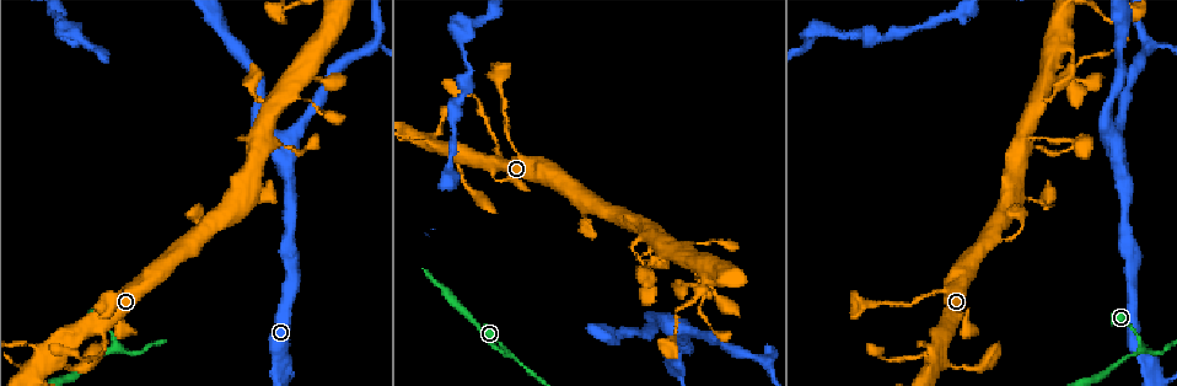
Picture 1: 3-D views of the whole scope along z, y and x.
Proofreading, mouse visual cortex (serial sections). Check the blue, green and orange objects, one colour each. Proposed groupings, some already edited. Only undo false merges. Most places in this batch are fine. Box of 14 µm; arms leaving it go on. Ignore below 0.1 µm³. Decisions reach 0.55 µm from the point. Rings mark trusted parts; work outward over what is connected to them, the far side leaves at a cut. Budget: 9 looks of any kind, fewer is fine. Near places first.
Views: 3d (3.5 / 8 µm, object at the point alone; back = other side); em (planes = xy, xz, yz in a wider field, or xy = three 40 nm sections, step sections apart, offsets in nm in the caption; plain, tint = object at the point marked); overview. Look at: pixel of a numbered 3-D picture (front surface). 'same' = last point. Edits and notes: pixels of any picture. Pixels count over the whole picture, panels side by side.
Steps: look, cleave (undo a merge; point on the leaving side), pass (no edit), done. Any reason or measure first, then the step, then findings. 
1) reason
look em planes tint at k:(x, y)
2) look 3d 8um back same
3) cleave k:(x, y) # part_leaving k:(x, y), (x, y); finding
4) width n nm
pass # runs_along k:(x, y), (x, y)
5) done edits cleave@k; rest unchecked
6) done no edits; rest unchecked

looks like a crossing
look 3d 3.5um at 1:(942, 359)

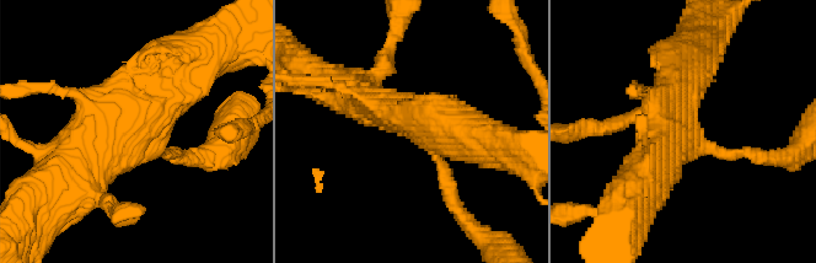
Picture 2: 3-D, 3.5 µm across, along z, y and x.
arms 4; arm_widths 150, 350, 500, 600 nm; now the EM
look em xy step 2 tint at 2:(151, 131)

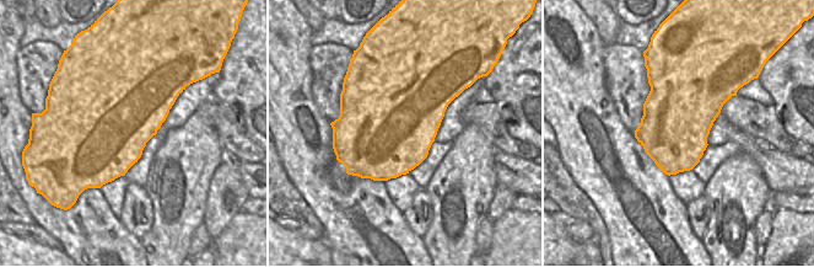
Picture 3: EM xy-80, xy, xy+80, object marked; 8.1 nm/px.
pass # runs_along 2:(202, 55), (89, 168); one cell here

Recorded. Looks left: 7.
abrupt turn
look 3d 8um at 1:(1045, 196)

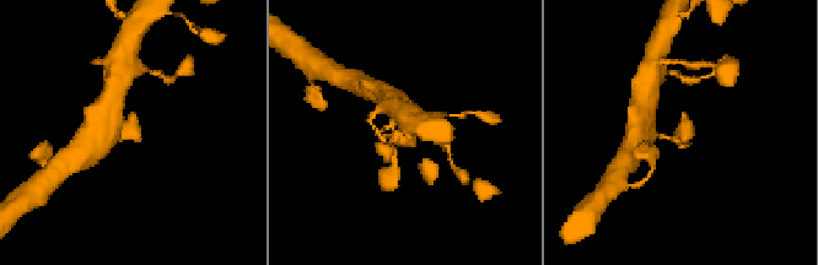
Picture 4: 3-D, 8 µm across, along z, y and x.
look em xy step 5 tint at 4:(681, 136)

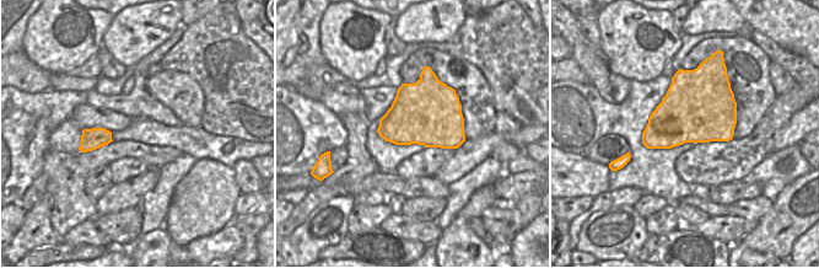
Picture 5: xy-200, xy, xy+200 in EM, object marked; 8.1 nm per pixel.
width 550 nm
pass # runs_along 4:(650, 135), (679, 138), (684, 113); all the same cell

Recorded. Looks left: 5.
four arms meet
look 3d 8um at 1:(645, 235)

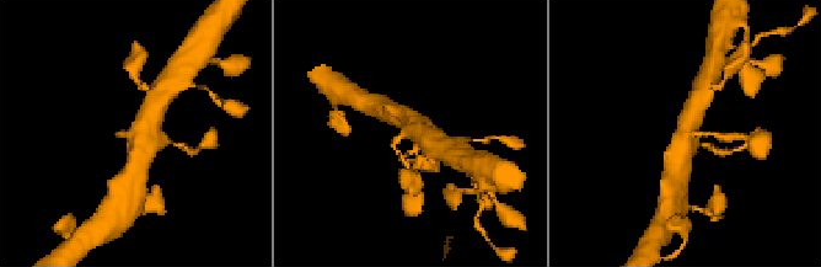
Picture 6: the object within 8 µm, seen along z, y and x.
zoom in
look 3d 3.5um at 6:(131, 134)

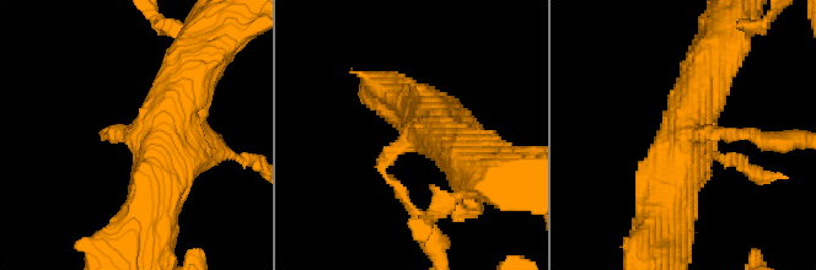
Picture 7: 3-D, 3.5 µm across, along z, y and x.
shape alone is not enough
look em planes tint at 7:(419, 134)

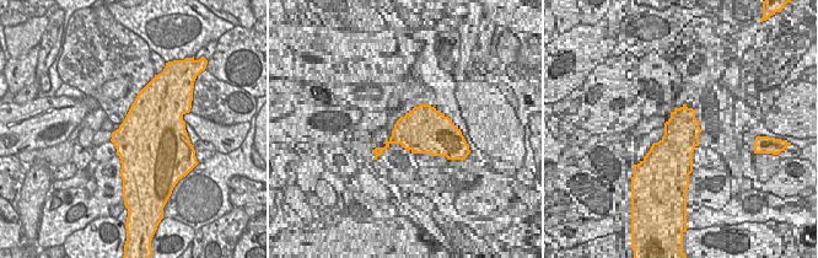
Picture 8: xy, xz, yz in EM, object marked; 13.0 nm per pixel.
arm_widths 150, 150, 600, 700 nm
pass # runs_along 7:(150, 209), (165, 122), (199, 61); one cell here

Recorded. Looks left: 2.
look 3d 3.5um back at 1:(114, 338)

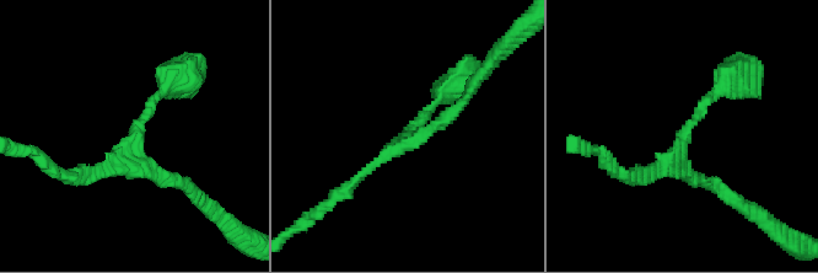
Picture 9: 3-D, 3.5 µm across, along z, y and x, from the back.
arms 3; arm_widths 150, 150, 150 nm
look em planes tint at 9:(684, 142)

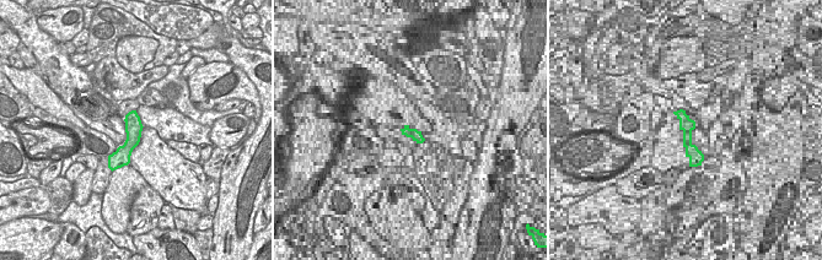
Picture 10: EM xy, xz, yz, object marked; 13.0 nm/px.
pass # runs_along 10:(133, 114), (133, 140), (112, 162); one cell here

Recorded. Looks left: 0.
done no edits; rest unchecked

